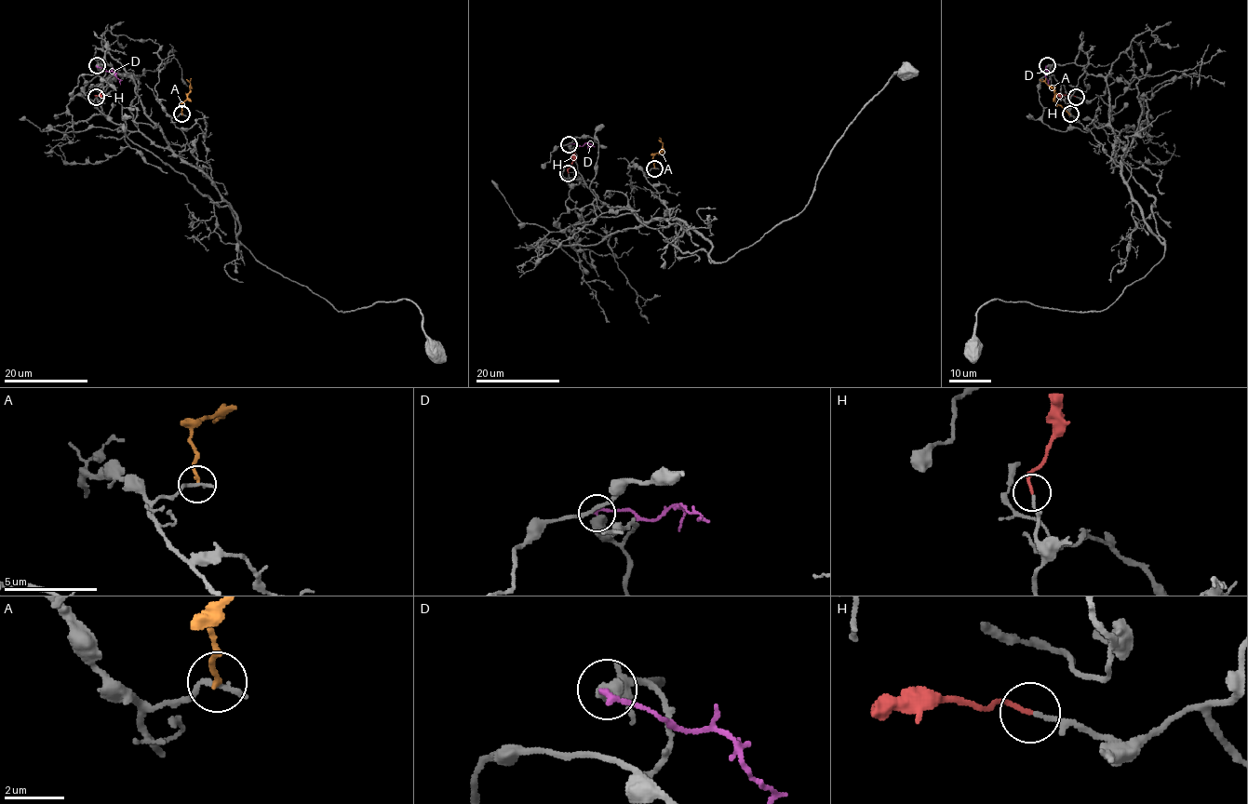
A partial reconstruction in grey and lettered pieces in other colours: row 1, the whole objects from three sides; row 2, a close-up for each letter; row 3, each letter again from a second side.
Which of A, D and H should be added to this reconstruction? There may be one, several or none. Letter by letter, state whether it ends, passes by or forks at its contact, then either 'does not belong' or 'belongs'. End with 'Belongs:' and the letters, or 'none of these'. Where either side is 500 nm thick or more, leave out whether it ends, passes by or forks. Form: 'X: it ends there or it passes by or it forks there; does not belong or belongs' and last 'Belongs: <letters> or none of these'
A: it ends there; does not belong
D: does not belong
H: it ends there; belongs
Belongs: H

